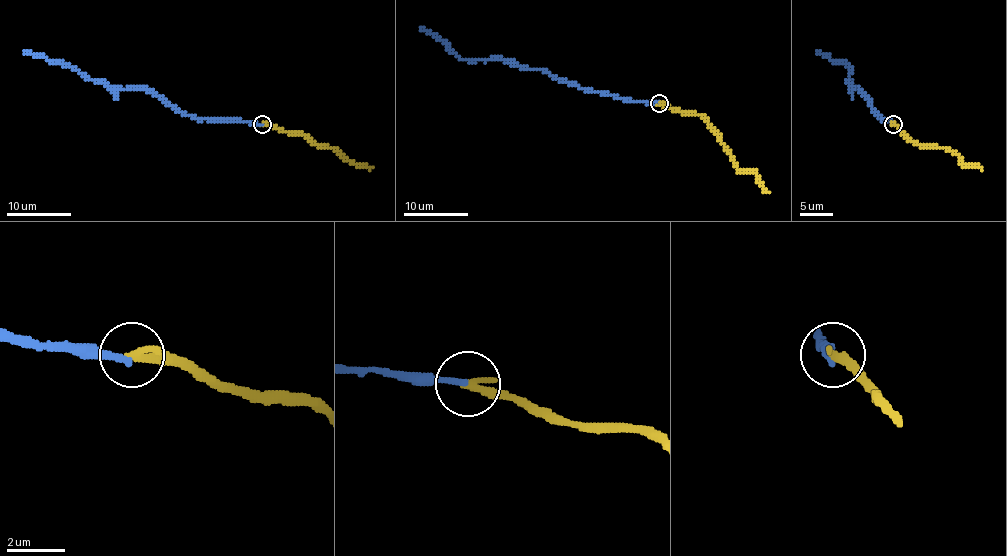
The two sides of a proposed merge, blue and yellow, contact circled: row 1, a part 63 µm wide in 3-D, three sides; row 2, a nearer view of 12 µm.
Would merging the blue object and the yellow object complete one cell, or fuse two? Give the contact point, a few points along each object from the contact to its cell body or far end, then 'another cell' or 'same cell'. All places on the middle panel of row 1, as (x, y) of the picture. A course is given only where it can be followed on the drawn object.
place (659, 103); course blue (658, 104), (592, 93), (536, 68), (502, 60), (460, 59), (442, 41), (420, 26); course yellow (658, 104), (681, 112), (699, 114), (733, 162), (741, 170), (750, 170), (768, 193); same cell

